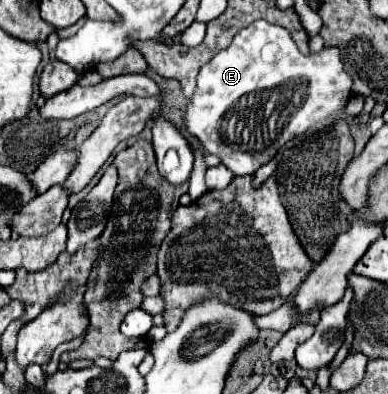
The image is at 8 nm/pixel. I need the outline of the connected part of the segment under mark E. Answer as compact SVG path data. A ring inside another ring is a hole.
M256 21L238 31L234 41L200 69L198 87L186 111L186 127L202 141L208 153L222 157L222 163L234 175L252 175L258 167L266 165L286 141L342 111L352 97L350 87L352 79L344 71L336 47L322 49L316 55L302 55L284 27Z

